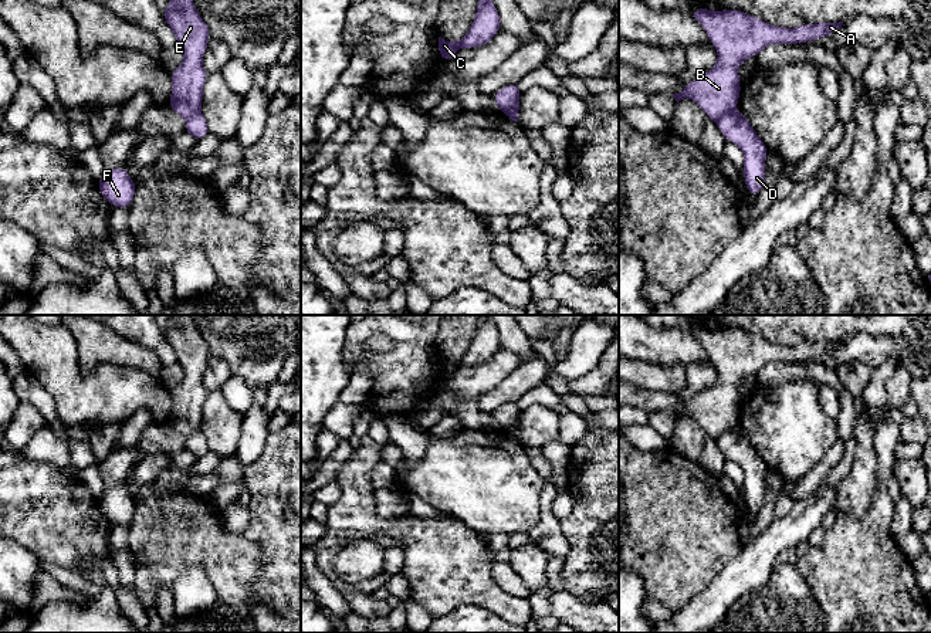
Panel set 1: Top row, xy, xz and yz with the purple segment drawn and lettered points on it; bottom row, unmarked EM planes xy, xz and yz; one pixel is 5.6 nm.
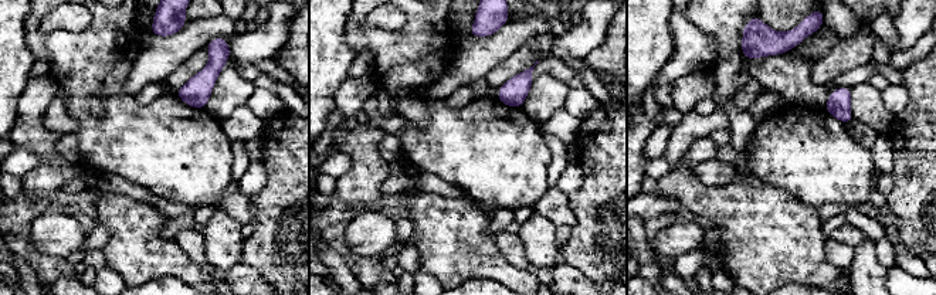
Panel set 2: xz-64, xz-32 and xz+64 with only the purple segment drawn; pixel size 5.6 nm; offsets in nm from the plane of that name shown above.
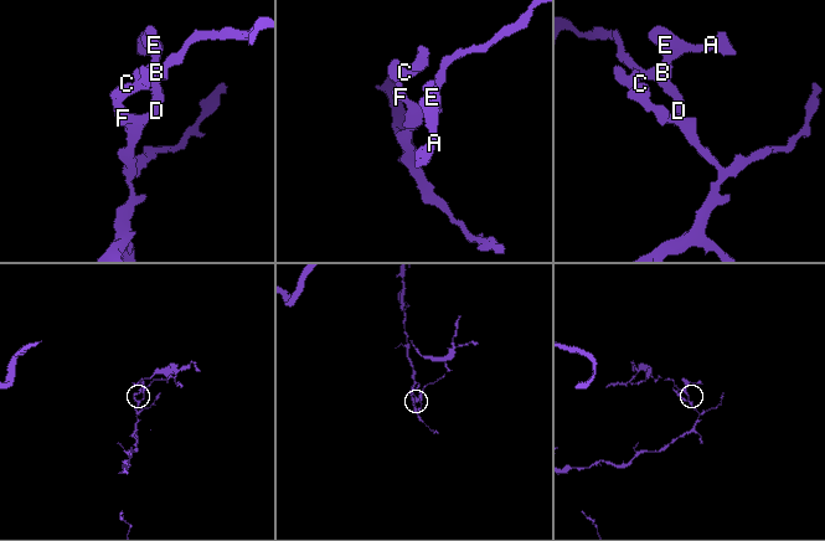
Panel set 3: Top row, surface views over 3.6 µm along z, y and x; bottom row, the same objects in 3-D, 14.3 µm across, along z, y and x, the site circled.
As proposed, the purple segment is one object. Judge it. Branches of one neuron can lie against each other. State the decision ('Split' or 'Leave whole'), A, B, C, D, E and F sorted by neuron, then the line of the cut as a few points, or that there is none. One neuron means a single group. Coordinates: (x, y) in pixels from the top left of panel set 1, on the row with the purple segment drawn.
Split. Groups: A B E / C D F. Split along yz (733, 109), (717, 122)

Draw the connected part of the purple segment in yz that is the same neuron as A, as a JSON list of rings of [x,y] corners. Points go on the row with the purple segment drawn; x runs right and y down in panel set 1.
[[[693,9],[693,17],[708,33],[718,53],[717,65],[688,82],[676,101],[694,99],[714,122],[734,111],[741,94],[738,65],[756,57],[769,44],[809,43],[833,34],[839,23],[800,24],[796,28],[771,26],[741,10]]]

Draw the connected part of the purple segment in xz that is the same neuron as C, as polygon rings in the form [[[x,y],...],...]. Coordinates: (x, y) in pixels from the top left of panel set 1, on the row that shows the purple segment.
[[[478,0],[475,18],[463,40],[453,43],[439,37],[439,54],[447,62],[458,48],[477,48],[485,45],[500,33],[500,14],[492,0]]]

